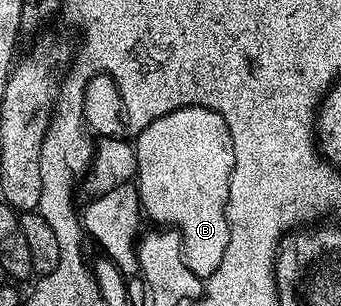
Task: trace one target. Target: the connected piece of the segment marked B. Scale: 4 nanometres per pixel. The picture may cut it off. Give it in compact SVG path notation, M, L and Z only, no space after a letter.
M180 105L169 108L154 119L141 121L143 138L139 142L141 164L141 190L151 214L171 230L183 230L187 252L185 268L197 276L206 287L215 276L218 267L230 247L231 238L231 184L235 184L235 168L239 168L238 152L233 147L232 135L225 120L217 110L200 105Z

